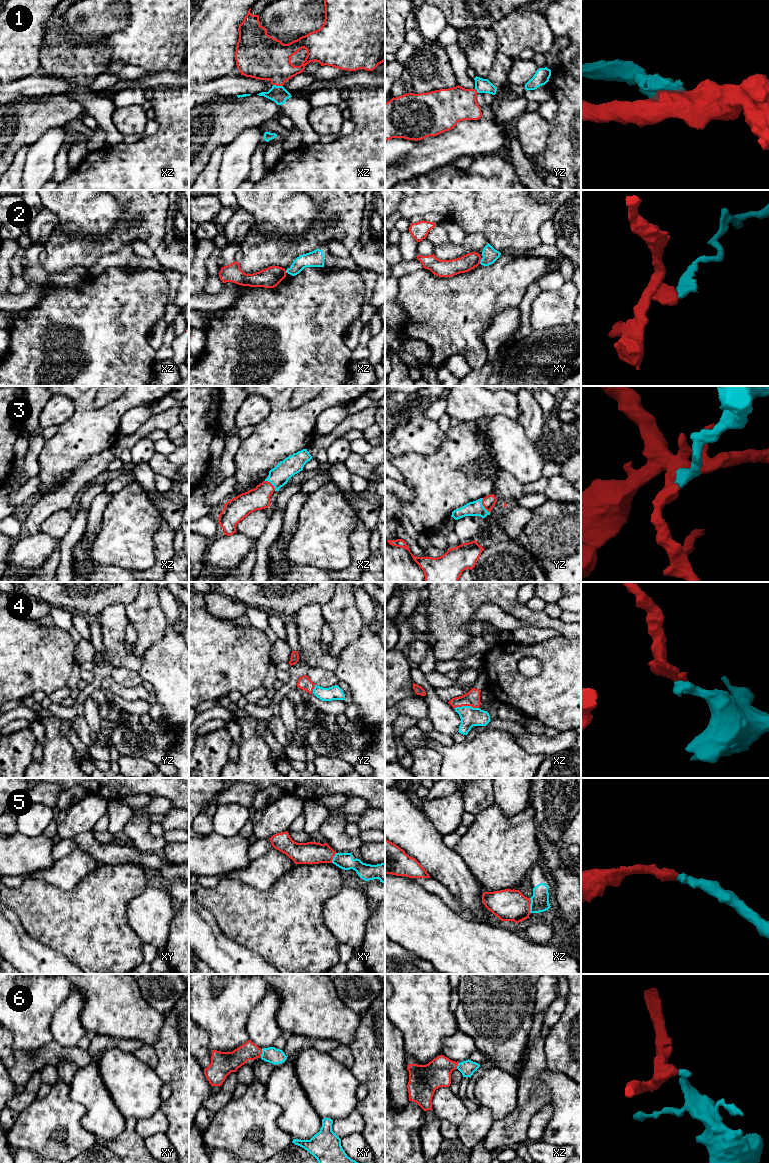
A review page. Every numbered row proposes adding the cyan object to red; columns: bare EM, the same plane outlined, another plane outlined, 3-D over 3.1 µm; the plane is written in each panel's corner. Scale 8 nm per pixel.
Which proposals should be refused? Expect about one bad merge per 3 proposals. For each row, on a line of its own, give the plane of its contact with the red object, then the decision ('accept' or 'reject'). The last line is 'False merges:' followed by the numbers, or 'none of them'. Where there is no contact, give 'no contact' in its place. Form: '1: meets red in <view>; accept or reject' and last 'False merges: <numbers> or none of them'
1: meets red in xz; reject
2: meets red in xy; reject
3: meets red in yz; accept
4: meets red in xz; accept
5: meets red in xz; accept
6: meets red in xy; accept
False merges: 1, 2

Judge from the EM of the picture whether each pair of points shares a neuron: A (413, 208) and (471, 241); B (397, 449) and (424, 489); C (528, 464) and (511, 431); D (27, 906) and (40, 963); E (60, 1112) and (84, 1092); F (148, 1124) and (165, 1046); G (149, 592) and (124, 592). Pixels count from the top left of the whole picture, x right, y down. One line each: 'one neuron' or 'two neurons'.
A: two neurons
B: two neurons
C: one neuron
D: two neurons
E: two neurons
F: two neurons
G: two neurons

